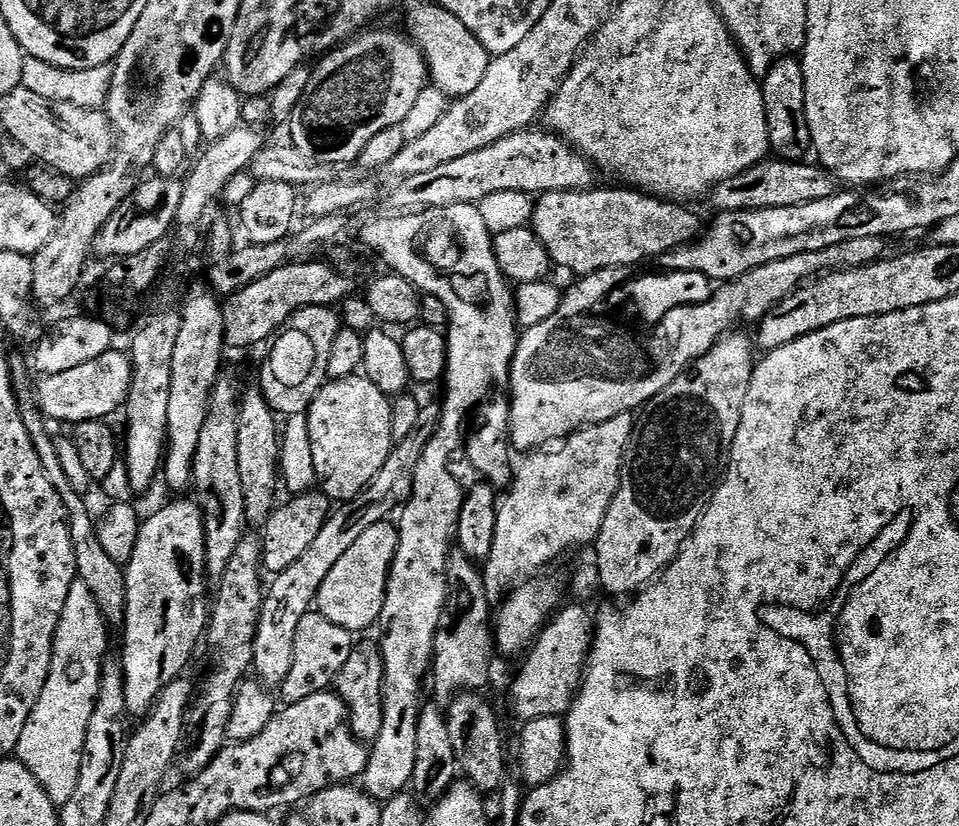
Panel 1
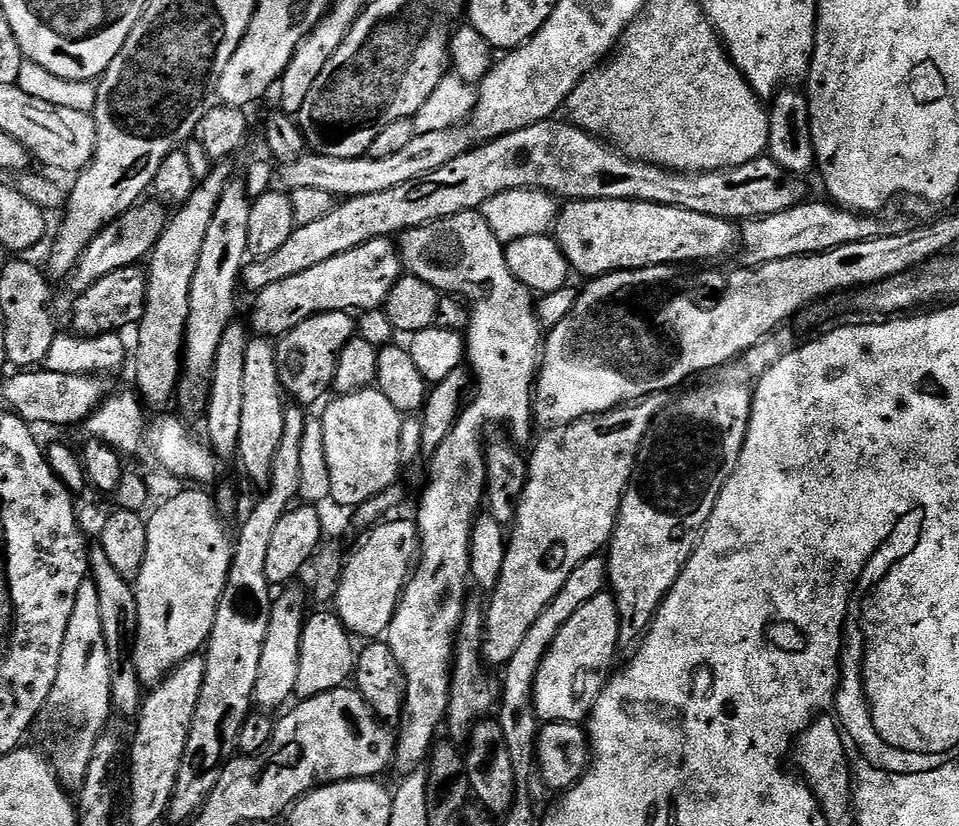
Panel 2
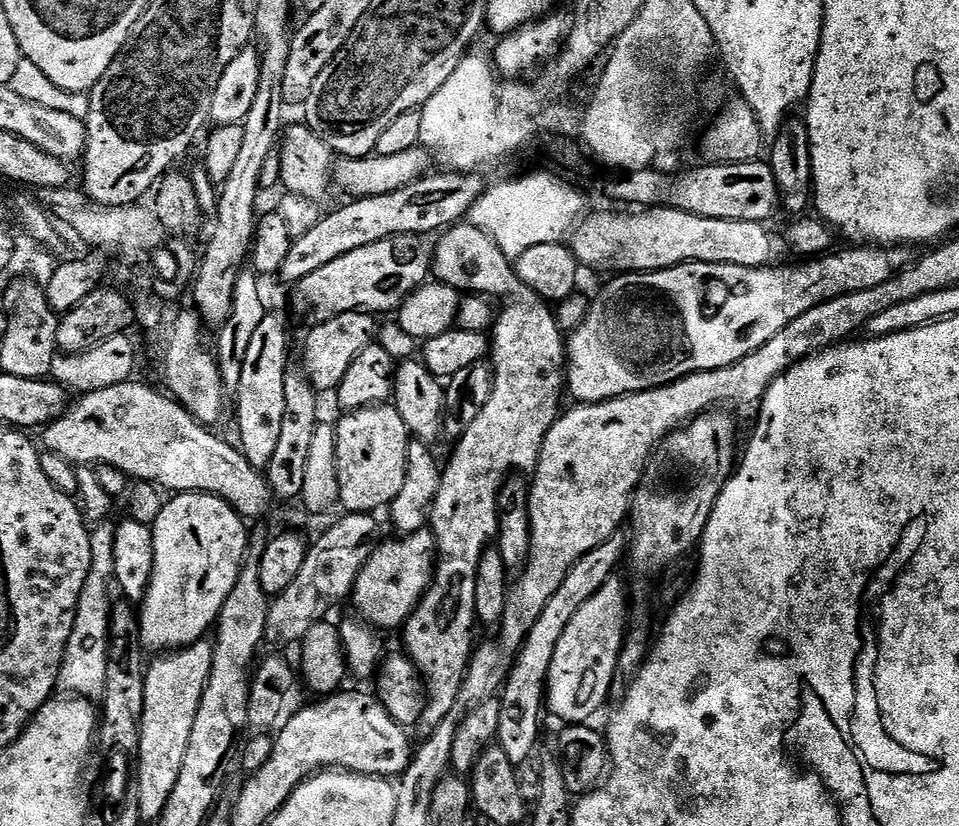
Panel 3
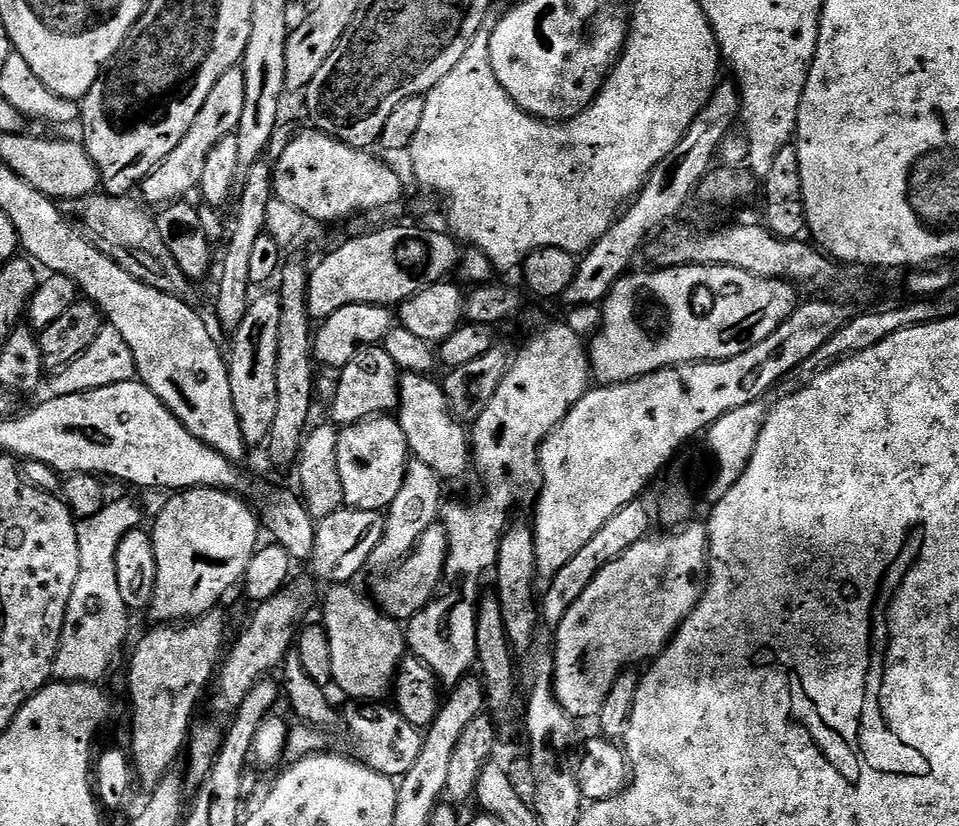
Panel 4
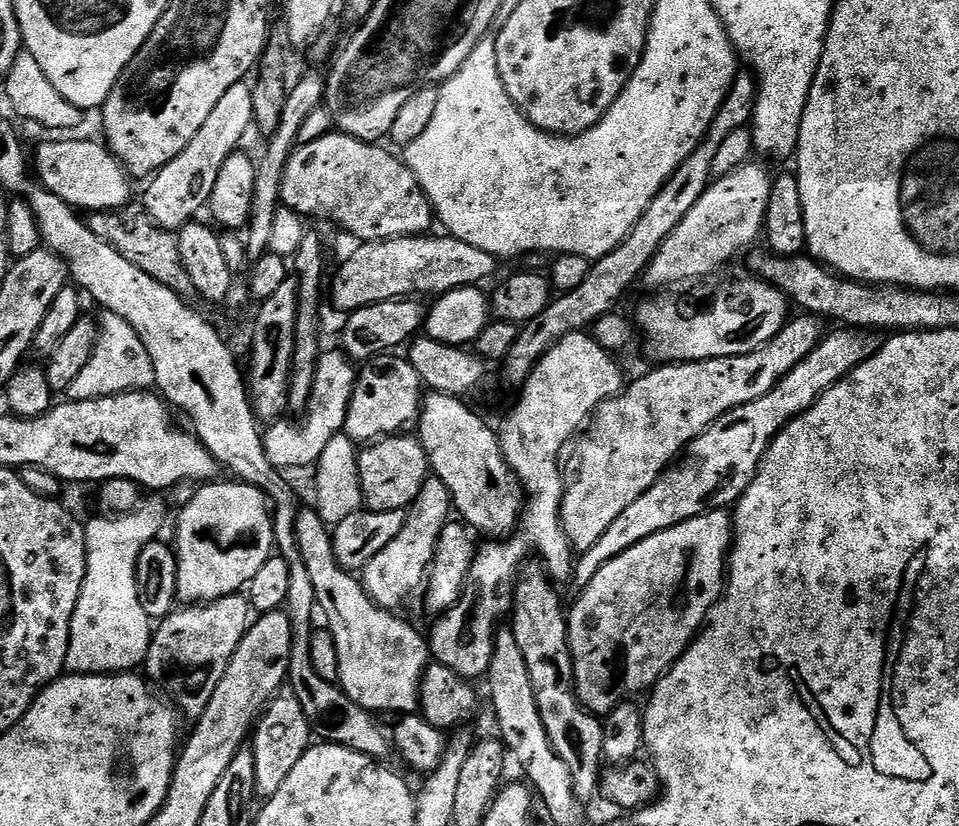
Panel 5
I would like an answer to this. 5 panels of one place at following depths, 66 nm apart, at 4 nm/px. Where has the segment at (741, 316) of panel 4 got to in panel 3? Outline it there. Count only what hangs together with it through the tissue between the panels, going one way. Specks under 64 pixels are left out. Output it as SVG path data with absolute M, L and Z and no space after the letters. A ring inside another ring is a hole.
M848 246L841 256L832 256L833 254L824 254L819 258L809 259L804 264L796 264L793 268L784 268L785 266L769 266L766 268L747 268L746 266L734 266L733 264L707 264L706 262L694 262L693 264L679 264L673 268L666 270L658 270L657 272L625 272L623 274L613 275L612 281L597 294L588 305L588 315L576 328L571 329L566 336L566 392L567 395L573 396L573 401L582 404L597 404L603 400L613 400L615 396L629 396L632 392L645 392L651 388L661 388L670 382L674 382L678 378L688 376L692 372L705 372L706 370L718 370L730 366L734 362L738 362L742 358L746 358L754 350L758 350L766 342L770 342L770 338L774 338L774 334L778 334L778 330L782 330L790 322L794 322L794 318L802 318L802 314L806 314L806 310L814 310L814 306L818 306L824 300L833 300L847 292L865 292L866 290L874 290L874 286L882 286L882 282L892 279L896 273L907 268L913 263L913 249L908 246ZM707 284L725 284L729 288L728 297L720 304L720 309L713 316L707 316L704 313L704 304L700 301L700 291Z

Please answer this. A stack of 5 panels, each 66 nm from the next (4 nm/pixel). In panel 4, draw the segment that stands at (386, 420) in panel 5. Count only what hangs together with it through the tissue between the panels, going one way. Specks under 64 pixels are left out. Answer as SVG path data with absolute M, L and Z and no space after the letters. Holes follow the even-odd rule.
M382 346L364 348L361 352L356 352L346 367L339 369L338 376L340 381L337 379L334 384L336 398L332 402L332 417L330 417L333 425L360 424L364 420L397 411L400 403L402 371Z

